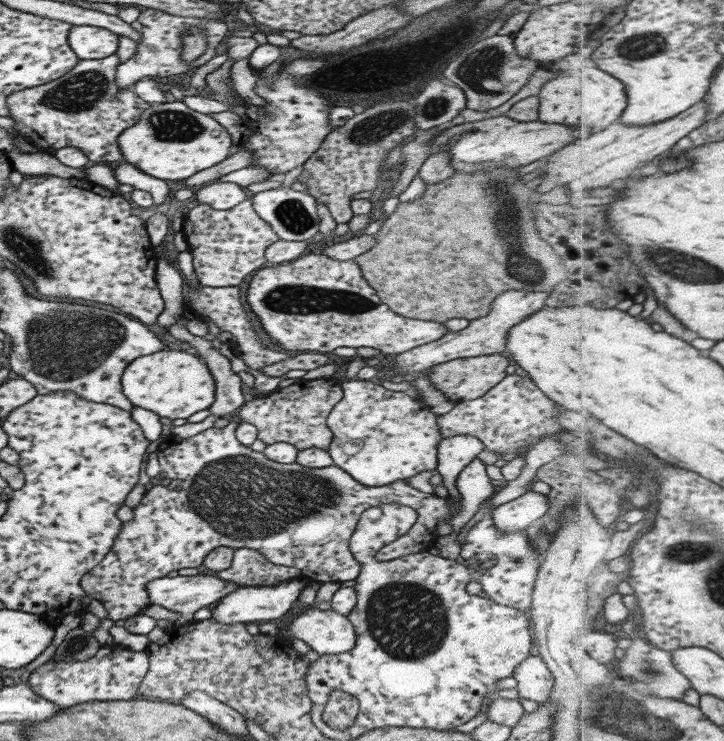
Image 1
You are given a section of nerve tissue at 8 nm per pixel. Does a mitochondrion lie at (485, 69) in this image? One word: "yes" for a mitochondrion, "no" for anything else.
yes

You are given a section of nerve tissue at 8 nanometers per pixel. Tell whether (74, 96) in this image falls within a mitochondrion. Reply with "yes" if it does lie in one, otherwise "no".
yes

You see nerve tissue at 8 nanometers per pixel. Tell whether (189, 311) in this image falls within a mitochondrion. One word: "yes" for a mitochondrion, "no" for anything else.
no

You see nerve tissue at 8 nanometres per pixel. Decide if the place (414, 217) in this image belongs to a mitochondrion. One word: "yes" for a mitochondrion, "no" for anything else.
no

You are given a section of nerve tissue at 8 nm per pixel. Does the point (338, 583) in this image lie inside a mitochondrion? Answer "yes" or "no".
no

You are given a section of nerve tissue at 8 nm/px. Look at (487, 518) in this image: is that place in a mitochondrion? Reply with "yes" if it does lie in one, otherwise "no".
no

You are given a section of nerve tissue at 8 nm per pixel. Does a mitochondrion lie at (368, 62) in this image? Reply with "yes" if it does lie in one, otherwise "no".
no

